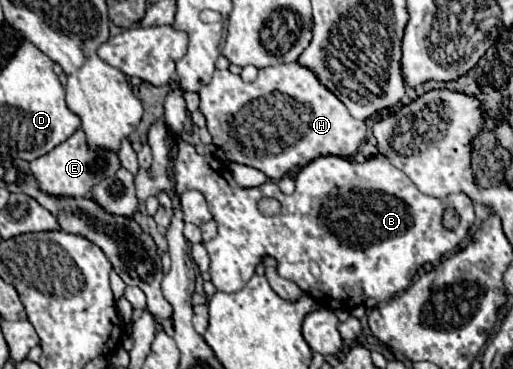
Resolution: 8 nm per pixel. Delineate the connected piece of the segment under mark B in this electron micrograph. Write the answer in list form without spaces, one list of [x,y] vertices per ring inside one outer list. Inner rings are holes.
[[[179,140],[177,148],[177,192],[201,192],[219,228],[217,238],[203,242],[211,260],[211,282],[219,292],[239,292],[253,276],[259,260],[263,256],[273,256],[277,260],[279,276],[293,280],[319,306],[329,308],[331,302],[339,302],[337,306],[341,306],[343,310],[351,310],[355,306],[361,306],[367,298],[375,298],[379,302],[391,300],[397,292],[403,292],[411,284],[411,278],[415,276],[419,266],[435,262],[445,252],[453,250],[467,236],[467,230],[475,220],[471,198],[467,198],[465,194],[449,194],[447,198],[421,194],[415,184],[401,170],[391,166],[391,162],[387,162],[387,158],[383,158],[381,154],[367,158],[363,164],[339,156],[319,156],[299,170],[295,178],[295,192],[291,196],[285,196],[275,182],[265,182],[263,186],[249,190],[241,188],[233,180],[225,180],[221,172],[215,172],[207,164],[207,158],[197,154],[195,148],[187,142]],[[265,196],[277,198],[281,202],[279,214],[265,218],[257,210],[257,202]],[[447,208],[455,210],[459,218],[459,224],[453,230],[447,230],[443,226],[443,214]]]

